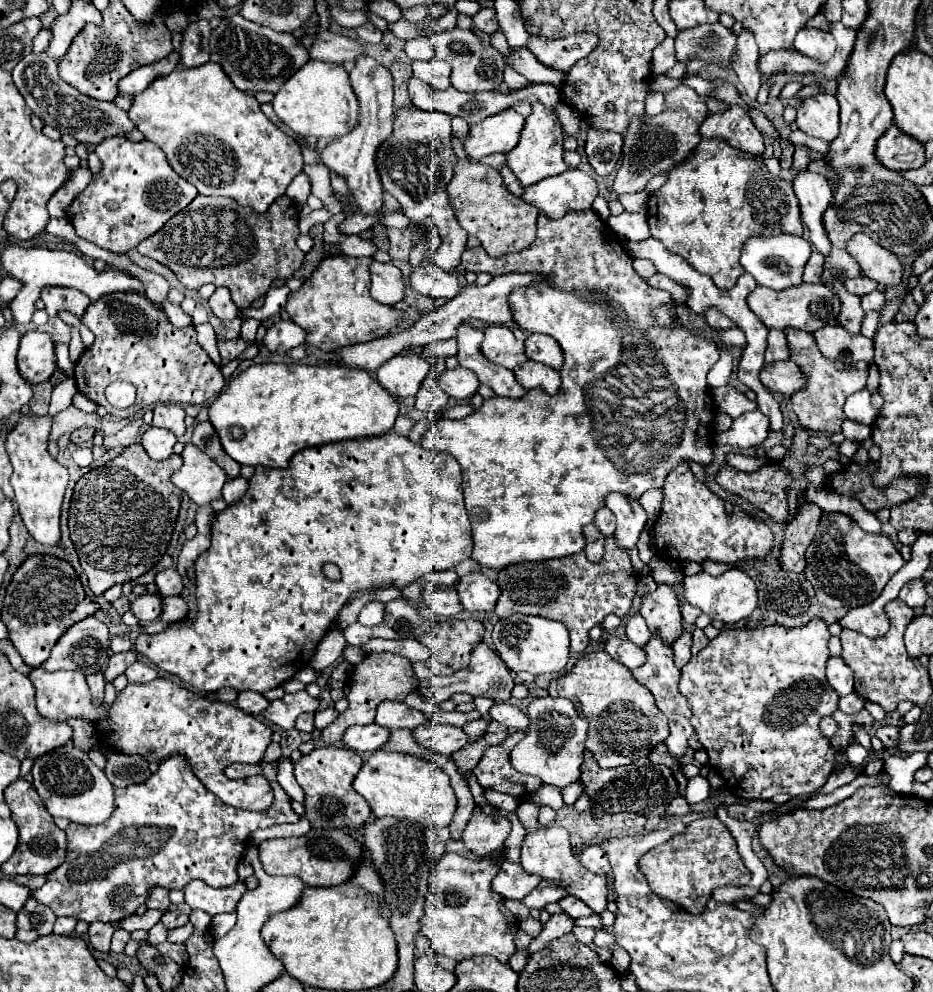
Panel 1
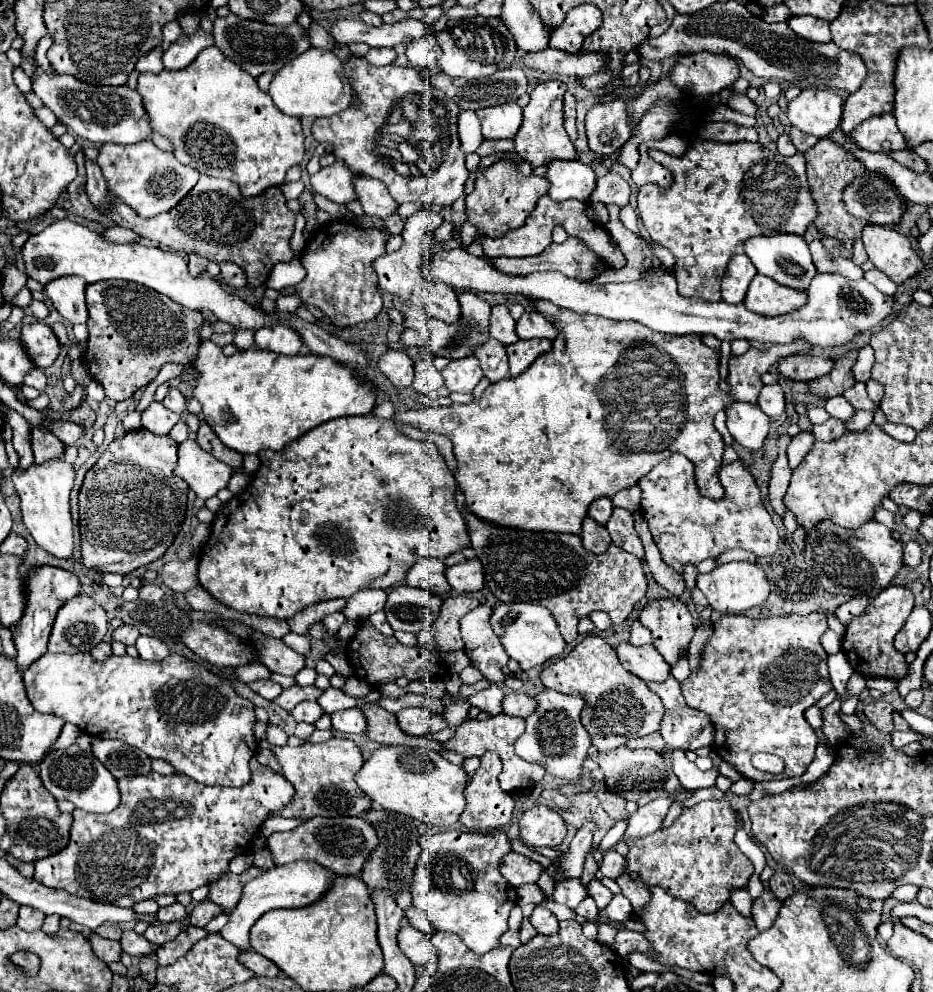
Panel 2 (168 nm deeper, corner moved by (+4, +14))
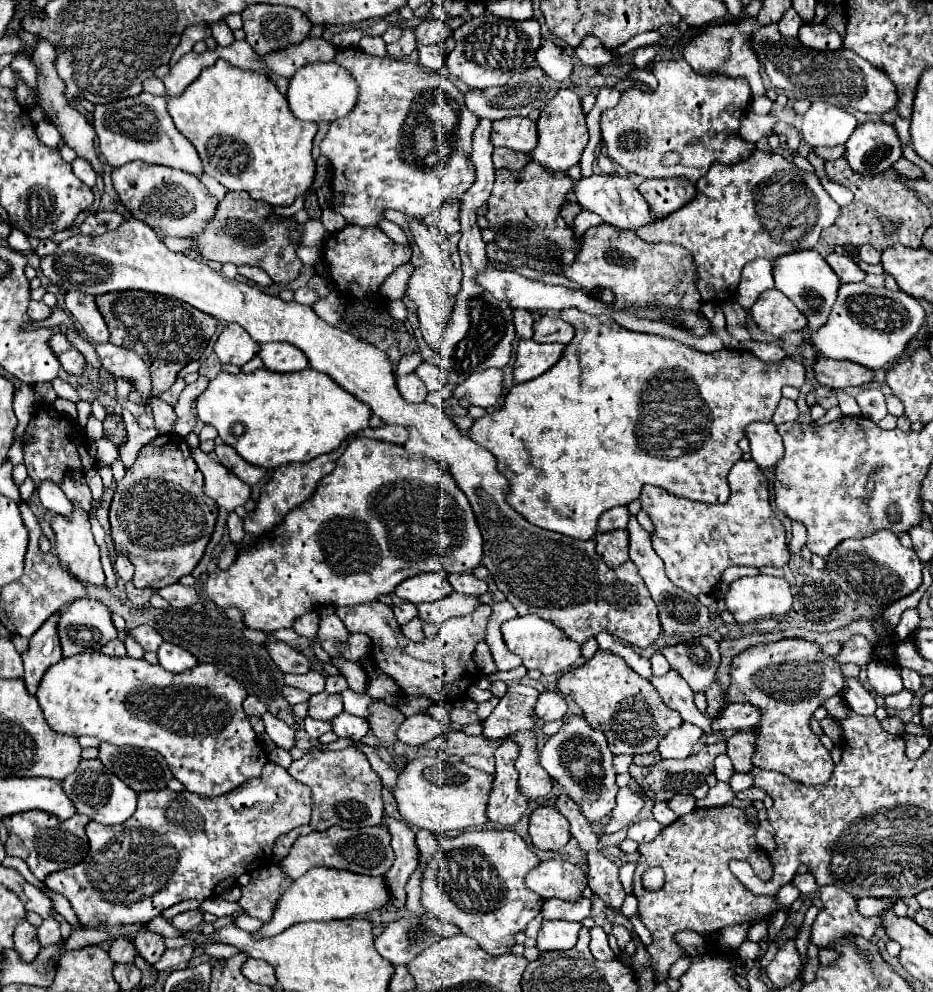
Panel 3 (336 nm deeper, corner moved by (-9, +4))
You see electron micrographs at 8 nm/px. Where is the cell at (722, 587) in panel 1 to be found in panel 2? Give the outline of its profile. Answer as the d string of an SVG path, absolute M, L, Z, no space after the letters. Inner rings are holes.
M729 562L723 566L717 566L709 574L699 574L697 576L697 588L707 596L711 608L727 614L739 614L743 610L749 610L753 606L759 606L767 600L769 596L769 580L765 572L757 564L749 562Z

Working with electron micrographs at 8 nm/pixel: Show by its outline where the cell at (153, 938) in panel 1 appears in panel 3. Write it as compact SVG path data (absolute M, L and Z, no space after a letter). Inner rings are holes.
M184 946L184 948L178 948L178 950L166 950L162 954L160 962L154 964L154 968L158 972L162 972L162 970L172 970L172 968L176 968L180 964L184 966L192 958L192 952L194 952L194 946Z

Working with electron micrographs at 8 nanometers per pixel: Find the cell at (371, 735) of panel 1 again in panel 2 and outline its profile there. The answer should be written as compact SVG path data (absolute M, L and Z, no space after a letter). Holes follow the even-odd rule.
M349 708L349 710L339 710L331 714L331 726L337 732L343 734L357 734L363 732L367 722L365 722L365 714L361 714L359 708Z

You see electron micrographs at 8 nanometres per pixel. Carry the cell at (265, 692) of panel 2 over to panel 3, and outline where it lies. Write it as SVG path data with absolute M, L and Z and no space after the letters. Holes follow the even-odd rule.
M284 686L284 688L282 688L282 696L284 696L284 700L286 700L290 706L294 706L294 704L304 702L304 700L308 700L308 698L310 698L310 694L308 694L308 692L298 690L298 688L288 688L288 686Z

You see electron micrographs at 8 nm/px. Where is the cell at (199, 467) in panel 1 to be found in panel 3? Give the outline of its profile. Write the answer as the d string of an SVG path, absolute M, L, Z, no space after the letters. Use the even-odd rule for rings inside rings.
M200 448L192 450L192 458L204 474L204 494L210 496L220 508L230 512L250 498L250 486L236 474L228 472L228 468L224 468L216 458L204 454Z

